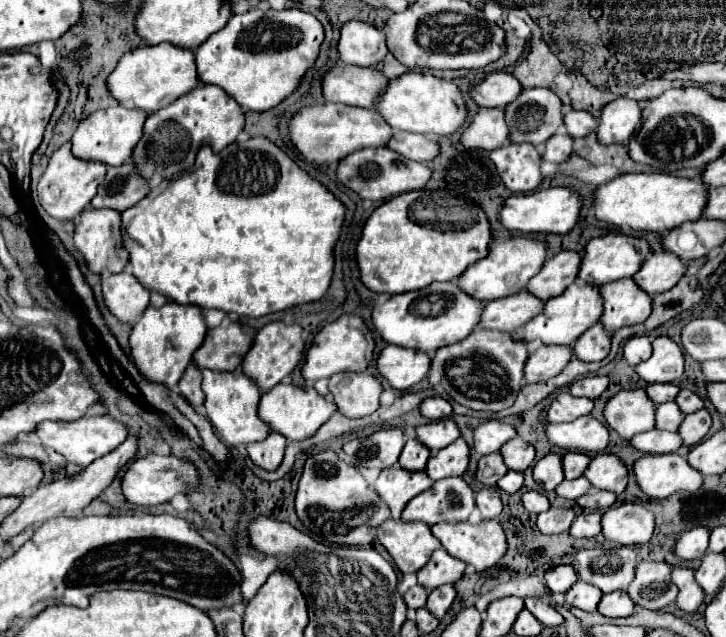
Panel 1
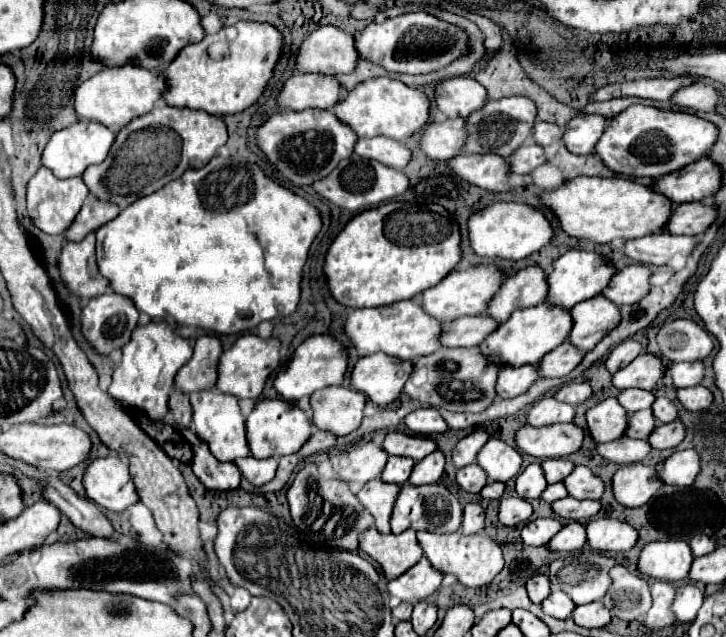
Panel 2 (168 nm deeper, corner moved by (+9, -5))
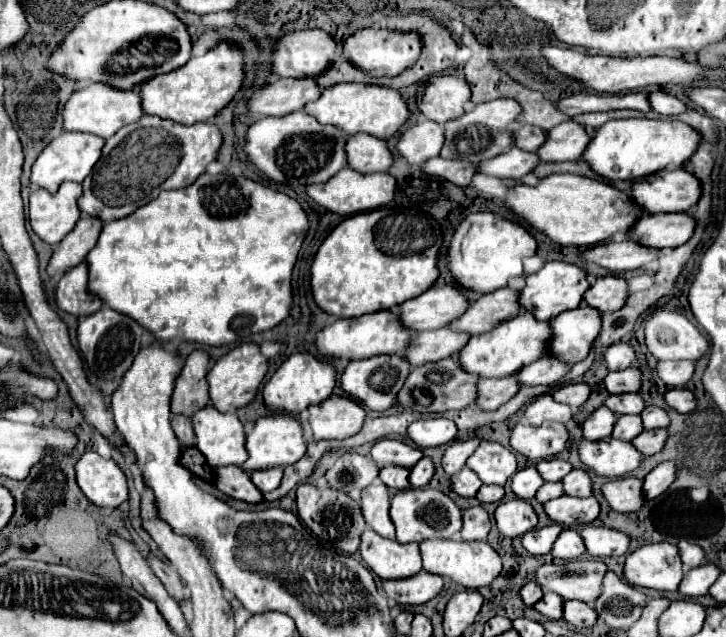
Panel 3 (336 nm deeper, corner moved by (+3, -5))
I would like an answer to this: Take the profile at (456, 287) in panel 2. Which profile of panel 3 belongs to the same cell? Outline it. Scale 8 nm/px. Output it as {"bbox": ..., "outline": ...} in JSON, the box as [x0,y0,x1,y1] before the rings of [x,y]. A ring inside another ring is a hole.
{"bbox":[396,284,468,330],"outline":[[[440,284],[428,288],[424,294],[400,304],[396,316],[406,330],[438,330],[458,318],[468,306],[466,294],[454,284]]]}

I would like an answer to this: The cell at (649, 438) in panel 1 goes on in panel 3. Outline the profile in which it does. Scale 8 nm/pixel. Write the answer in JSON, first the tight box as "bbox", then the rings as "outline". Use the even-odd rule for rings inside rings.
{"bbox":[578,438,642,478],"outline":[[[602,438],[596,442],[580,440],[578,454],[594,474],[606,478],[622,478],[642,462],[642,454],[638,454],[630,442],[618,442],[616,438]]]}

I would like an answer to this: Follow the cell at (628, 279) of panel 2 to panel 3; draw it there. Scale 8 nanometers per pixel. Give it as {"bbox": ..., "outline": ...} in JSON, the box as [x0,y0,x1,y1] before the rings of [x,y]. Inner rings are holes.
{"bbox":[582,276,628,314],"outline":[[[604,276],[604,278],[596,278],[594,284],[590,284],[590,288],[584,292],[582,302],[606,314],[606,312],[620,310],[622,302],[626,300],[626,294],[628,294],[626,280],[618,276]]]}

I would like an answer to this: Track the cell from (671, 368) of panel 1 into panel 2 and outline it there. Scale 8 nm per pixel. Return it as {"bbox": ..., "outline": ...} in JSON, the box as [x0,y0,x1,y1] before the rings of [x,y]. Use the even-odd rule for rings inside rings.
{"bbox":[612,352,664,390],"outline":[[[642,352],[638,358],[634,358],[632,364],[628,364],[624,370],[618,370],[614,374],[612,384],[620,390],[626,388],[654,390],[654,386],[662,376],[664,376],[662,358],[652,352]]]}

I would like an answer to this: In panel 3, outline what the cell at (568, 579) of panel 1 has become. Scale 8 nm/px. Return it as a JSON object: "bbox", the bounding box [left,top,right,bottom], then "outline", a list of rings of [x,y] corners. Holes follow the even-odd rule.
{"bbox":[520,582,542,606],"outline":[[[528,582],[522,590],[520,590],[520,598],[526,606],[534,606],[534,602],[538,602],[538,598],[542,598],[542,590],[538,590],[536,582]]]}

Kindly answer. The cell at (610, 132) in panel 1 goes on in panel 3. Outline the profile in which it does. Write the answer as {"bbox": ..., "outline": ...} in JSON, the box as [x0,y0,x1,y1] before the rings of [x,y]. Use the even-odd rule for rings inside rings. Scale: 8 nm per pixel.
{"bbox":[536,120,592,162],"outline":[[[568,120],[554,126],[554,130],[546,134],[546,142],[538,148],[536,154],[542,162],[578,160],[590,138],[592,136],[584,126],[578,126],[574,120]]]}

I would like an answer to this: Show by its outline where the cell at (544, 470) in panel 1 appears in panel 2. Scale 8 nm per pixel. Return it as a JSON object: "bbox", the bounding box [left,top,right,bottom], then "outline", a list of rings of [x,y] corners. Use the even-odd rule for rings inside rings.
{"bbox":[516,464,548,500],"outline":[[[540,464],[526,466],[516,478],[516,492],[524,500],[540,498],[540,494],[544,492],[546,486],[548,486],[548,482],[544,478],[544,470],[542,470]]]}

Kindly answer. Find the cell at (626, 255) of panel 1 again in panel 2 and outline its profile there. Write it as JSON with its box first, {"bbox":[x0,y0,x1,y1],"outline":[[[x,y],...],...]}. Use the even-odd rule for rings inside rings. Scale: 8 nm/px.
{"bbox":[546,250,616,310],"outline":[[[568,250],[566,254],[562,254],[556,262],[554,262],[554,270],[548,276],[548,298],[546,302],[550,302],[552,306],[560,306],[570,310],[574,304],[594,298],[600,294],[600,290],[604,290],[608,286],[608,282],[612,280],[612,276],[616,274],[616,268],[606,262],[602,256],[598,256],[596,252],[586,252],[586,250]]]}

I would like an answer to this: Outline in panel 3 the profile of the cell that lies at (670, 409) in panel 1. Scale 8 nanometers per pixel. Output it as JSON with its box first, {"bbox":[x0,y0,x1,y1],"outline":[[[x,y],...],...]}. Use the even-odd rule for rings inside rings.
{"bbox":[612,416,642,442],"outline":[[[618,416],[612,430],[612,438],[630,442],[638,436],[638,432],[642,432],[642,420],[638,416]]]}

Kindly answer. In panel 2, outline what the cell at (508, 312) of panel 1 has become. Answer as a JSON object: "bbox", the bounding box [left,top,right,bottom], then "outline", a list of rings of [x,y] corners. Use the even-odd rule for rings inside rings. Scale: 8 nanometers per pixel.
{"bbox":[440,314,498,346],"outline":[[[488,314],[464,316],[452,322],[446,322],[444,334],[440,340],[442,340],[442,346],[478,346],[496,328],[498,328],[498,322]]]}

